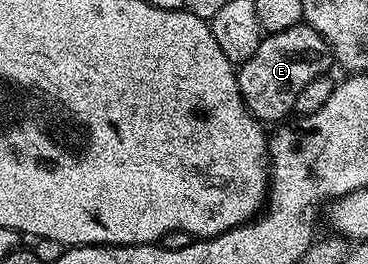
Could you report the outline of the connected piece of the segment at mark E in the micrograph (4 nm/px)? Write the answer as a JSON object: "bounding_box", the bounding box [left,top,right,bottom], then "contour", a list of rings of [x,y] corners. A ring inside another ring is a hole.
{"bounding_box":[239,23,331,123],"contour":[[[302,23],[287,27],[287,31],[262,36],[259,51],[255,51],[251,59],[239,66],[239,95],[258,121],[281,123],[293,113],[295,95],[299,95],[299,91],[303,91],[303,87],[311,83],[311,79],[326,76],[330,72],[329,65],[331,66],[329,44],[311,26]]]}

